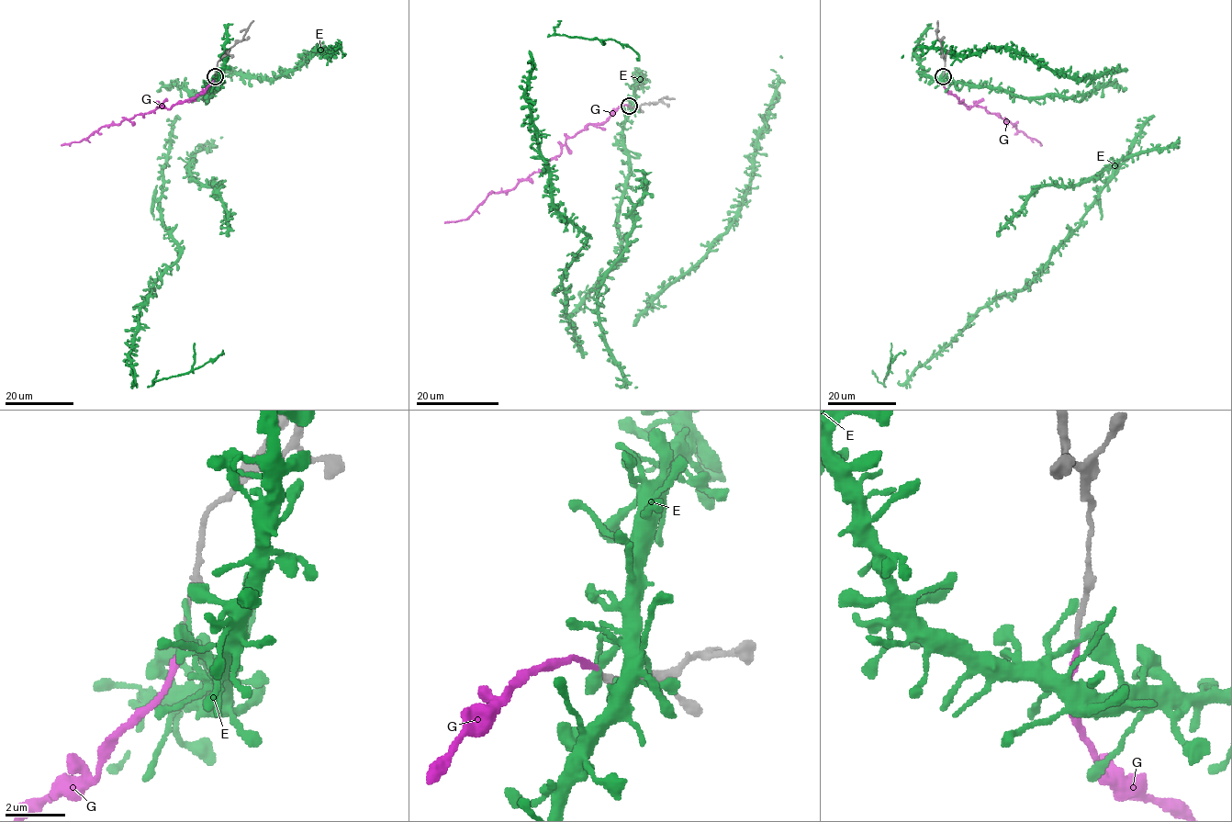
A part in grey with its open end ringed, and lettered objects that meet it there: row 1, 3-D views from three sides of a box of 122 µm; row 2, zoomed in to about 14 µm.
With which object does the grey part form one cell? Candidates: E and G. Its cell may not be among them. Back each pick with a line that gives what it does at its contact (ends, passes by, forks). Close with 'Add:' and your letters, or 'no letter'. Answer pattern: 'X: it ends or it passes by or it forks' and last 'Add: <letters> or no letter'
Add: no letter

